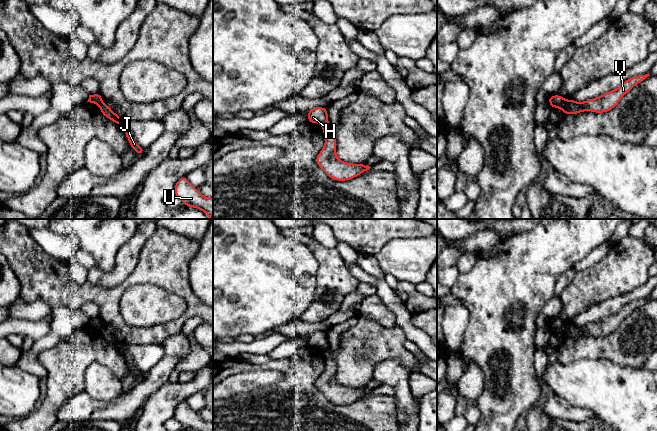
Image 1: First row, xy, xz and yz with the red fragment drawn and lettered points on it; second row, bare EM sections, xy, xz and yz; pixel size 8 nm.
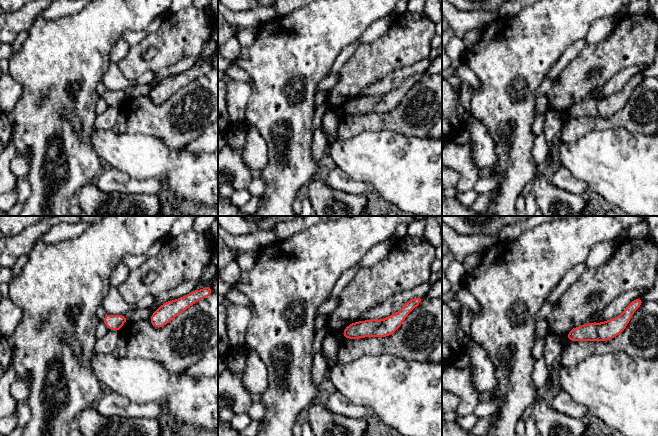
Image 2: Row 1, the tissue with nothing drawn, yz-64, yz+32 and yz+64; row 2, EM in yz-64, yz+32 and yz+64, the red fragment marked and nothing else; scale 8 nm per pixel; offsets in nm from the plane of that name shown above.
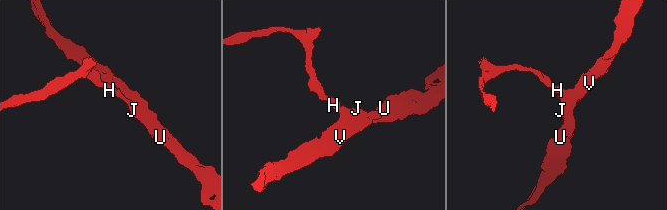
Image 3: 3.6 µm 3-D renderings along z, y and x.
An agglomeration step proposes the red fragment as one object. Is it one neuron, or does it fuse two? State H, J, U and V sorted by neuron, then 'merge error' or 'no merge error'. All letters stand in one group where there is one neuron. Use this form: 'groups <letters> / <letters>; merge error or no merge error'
groups H / J U V; merge error

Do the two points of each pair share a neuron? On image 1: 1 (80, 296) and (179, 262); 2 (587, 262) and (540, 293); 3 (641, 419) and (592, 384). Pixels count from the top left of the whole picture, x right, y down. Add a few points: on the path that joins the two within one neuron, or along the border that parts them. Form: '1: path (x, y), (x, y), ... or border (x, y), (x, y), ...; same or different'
1: path (105, 294), (114, 294), (132, 279), (154, 267); same
2: border (590, 252), (571, 267); different
3: path (629, 407), (618, 396), (604, 388); same

